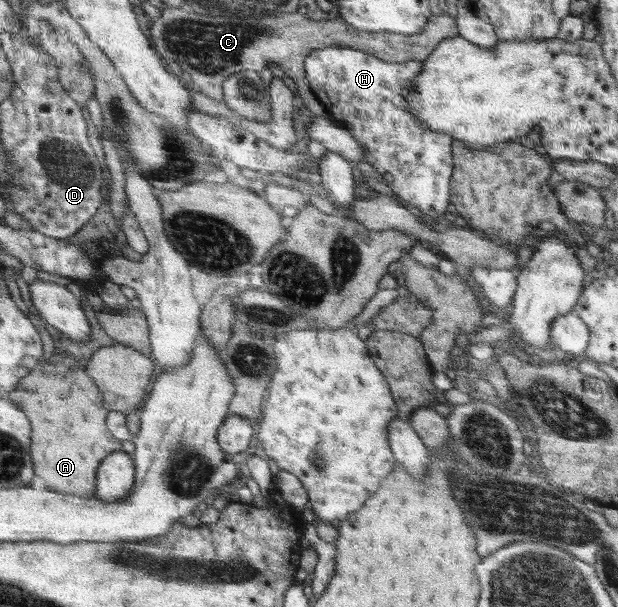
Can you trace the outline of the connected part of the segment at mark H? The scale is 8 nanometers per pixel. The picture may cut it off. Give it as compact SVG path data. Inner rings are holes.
M330 46L314 50L304 60L305 78L309 88L313 91L318 101L327 109L329 117L334 119L338 127L349 131L349 134L367 151L363 155L364 163L372 165L390 186L393 193L404 199L412 206L418 207L426 215L442 218L442 213L448 207L448 183L452 171L452 137L446 133L438 133L419 122L409 108L407 95L412 91L412 79L415 79L424 63L420 60L408 60L407 62L394 63L380 59L371 52L360 51L359 48L348 46Z

